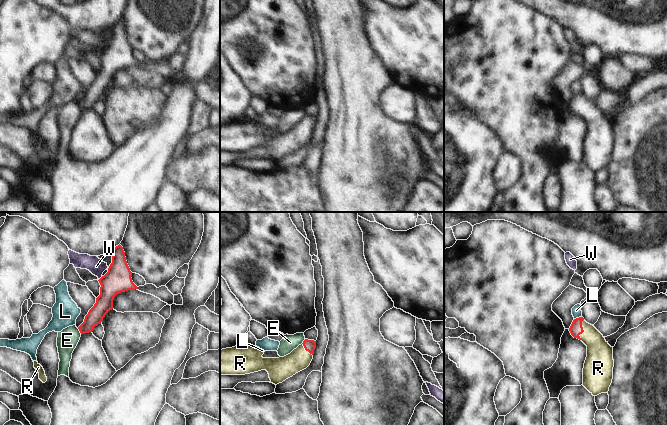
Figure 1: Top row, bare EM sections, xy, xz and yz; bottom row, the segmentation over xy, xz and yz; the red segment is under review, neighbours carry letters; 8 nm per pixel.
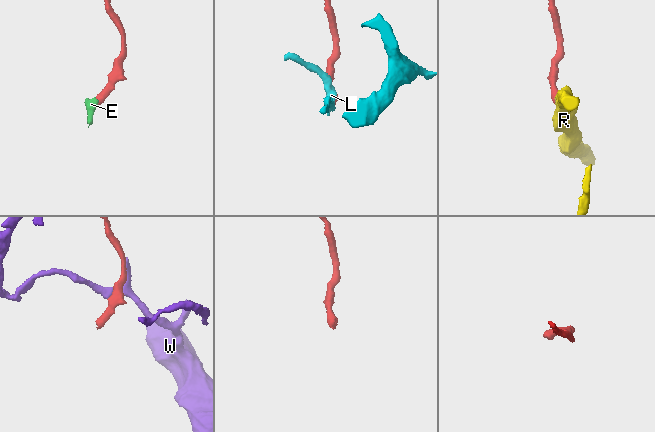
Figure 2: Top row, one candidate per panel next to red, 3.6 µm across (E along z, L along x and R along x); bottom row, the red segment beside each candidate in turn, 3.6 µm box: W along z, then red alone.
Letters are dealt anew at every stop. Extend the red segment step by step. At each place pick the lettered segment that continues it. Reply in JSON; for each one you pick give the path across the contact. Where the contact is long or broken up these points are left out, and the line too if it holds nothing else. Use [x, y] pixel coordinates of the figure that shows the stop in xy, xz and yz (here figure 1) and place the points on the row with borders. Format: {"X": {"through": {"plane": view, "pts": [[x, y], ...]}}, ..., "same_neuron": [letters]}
{"R": {"through": {"plane": "yz", "pts": [[576, 329], [582, 329], [596, 343], [599, 353]]}}, "same_neuron": ["R"]}

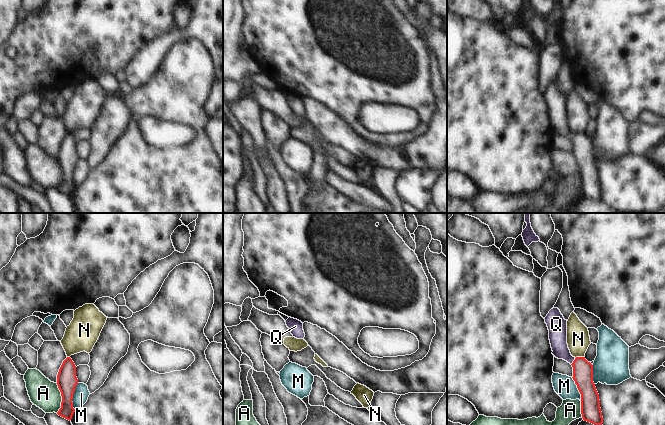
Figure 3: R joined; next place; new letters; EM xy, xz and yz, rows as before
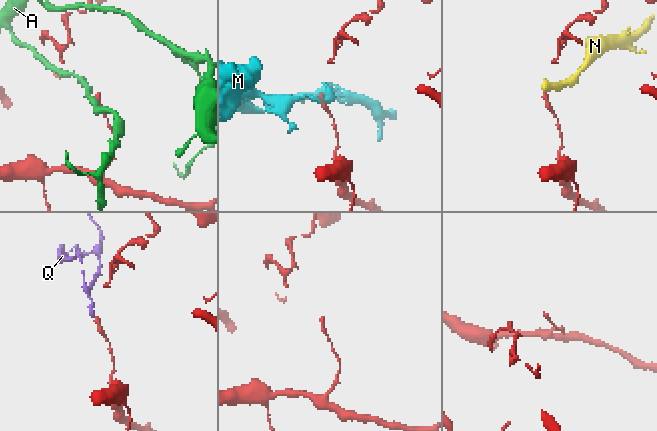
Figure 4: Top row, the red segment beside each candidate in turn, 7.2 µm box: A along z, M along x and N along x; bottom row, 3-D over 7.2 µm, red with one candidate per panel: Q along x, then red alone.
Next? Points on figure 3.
{"Q": {"through": {"plane": "yz", "pts": [[582, 369], [573, 361], [560, 348], [558, 334]]}}, "same_neuron": ["Q"]}

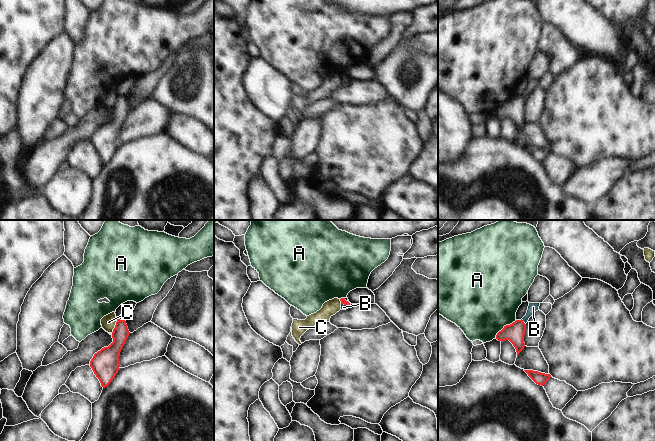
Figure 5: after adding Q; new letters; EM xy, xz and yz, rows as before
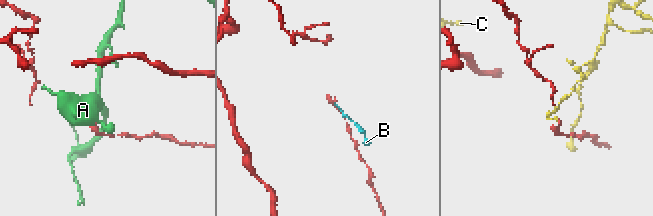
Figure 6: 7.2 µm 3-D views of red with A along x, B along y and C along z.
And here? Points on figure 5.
{"B": {"through": {"plane": "yz", "pts": [[515, 332], [523, 322], [533, 307]]}}, "same_neuron": ["B"]}

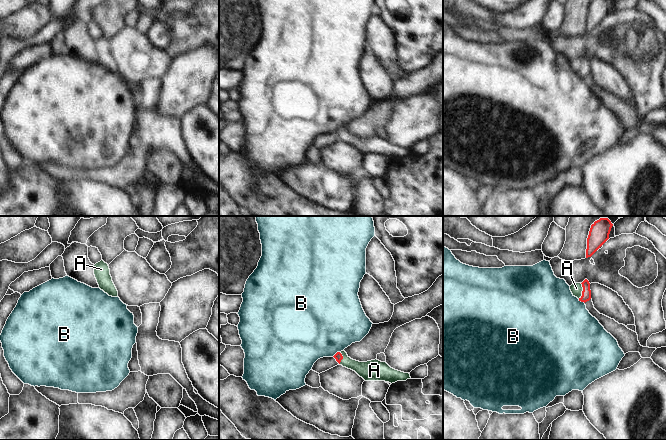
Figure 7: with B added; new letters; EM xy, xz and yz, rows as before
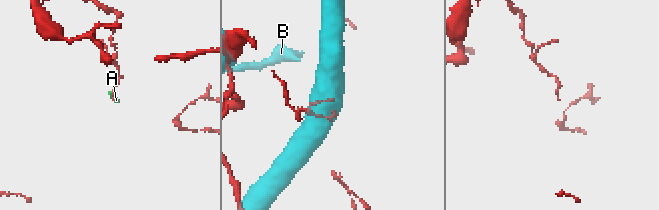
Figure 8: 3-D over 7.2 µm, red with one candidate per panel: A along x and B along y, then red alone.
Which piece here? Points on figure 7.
{"A": {"through": {"plane": "yz", "pts": [[586, 293], [582, 291], [576, 288]]}}, "same_neuron": ["A"]}

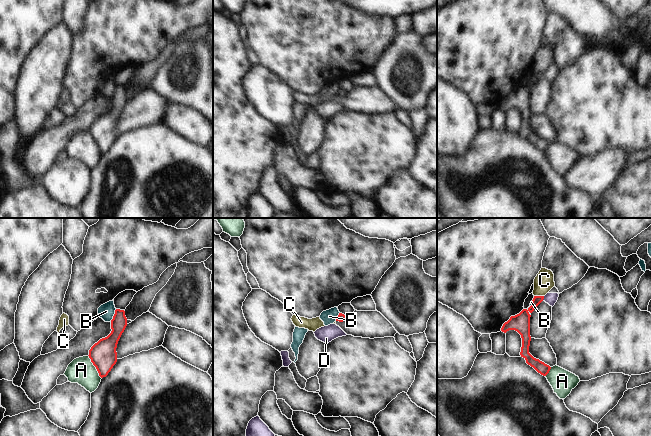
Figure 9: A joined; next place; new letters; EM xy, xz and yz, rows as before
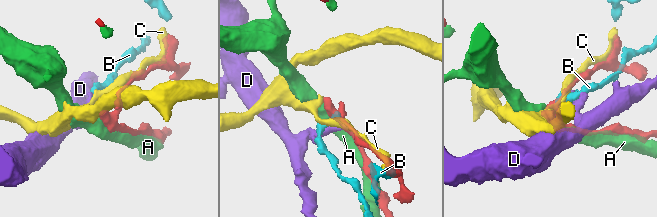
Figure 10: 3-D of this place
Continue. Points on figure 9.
{"same_neuron": []}

